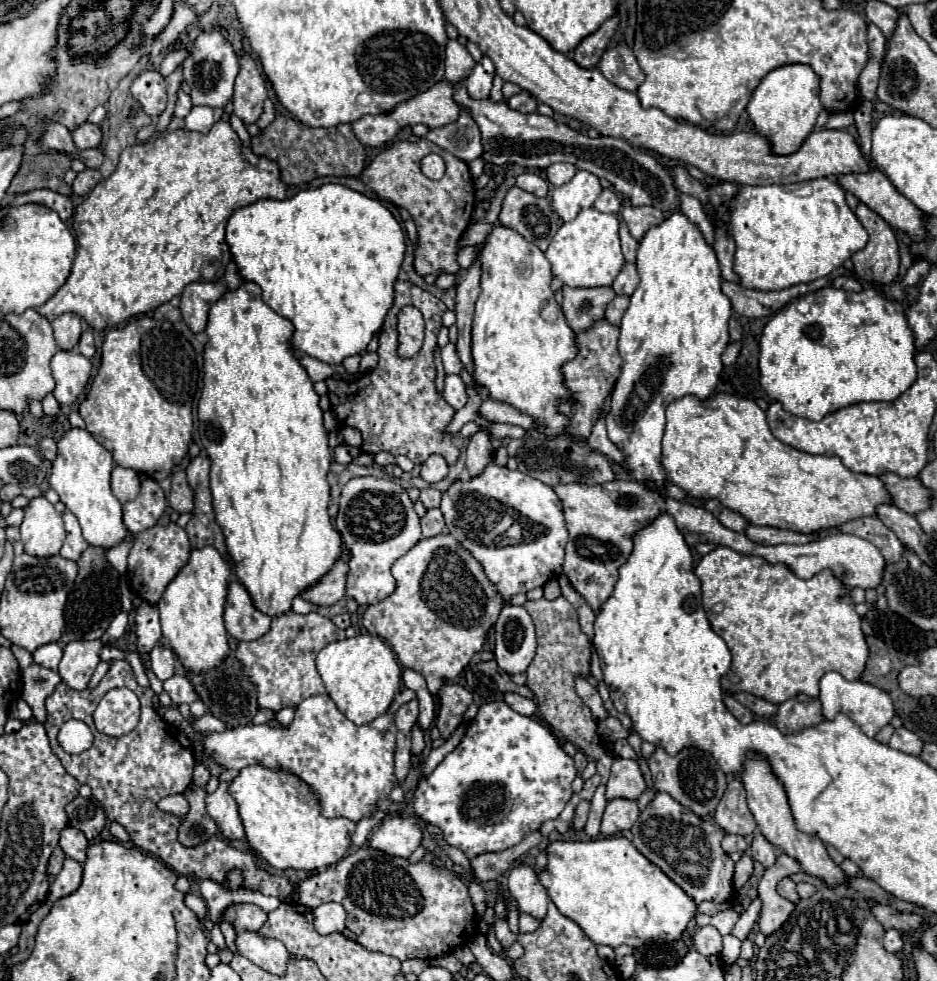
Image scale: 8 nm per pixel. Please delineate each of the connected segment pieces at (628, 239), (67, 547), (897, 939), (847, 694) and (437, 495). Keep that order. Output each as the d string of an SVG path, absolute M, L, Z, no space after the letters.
M620 223L620 241L622 241L622 251L628 263L636 261L636 239L628 233L628 227Z
M62 509L60 513L62 513L64 525L66 525L66 541L64 541L64 545L62 545L60 557L70 559L70 561L76 561L76 559L82 555L82 551L88 547L88 543L86 543L86 539L82 537L78 519L76 519L68 509Z
M888 929L884 935L884 949L890 953L898 953L902 949L902 935L894 929Z
M826 673L820 679L820 695L818 695L820 703L822 703L822 713L826 719L834 719L836 713L844 713L848 715L868 737L874 737L884 725L890 723L890 719L894 717L894 705L892 699L888 697L886 691L864 683L864 681L846 681L840 673Z
M428 487L428 489L420 491L420 501L424 503L426 509L440 507L440 499L442 499L442 493L438 489L434 489L434 487Z

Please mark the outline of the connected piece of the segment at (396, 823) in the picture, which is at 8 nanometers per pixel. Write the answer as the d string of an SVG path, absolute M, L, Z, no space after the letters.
M400 815L384 817L380 827L374 829L368 839L372 849L404 859L412 855L412 851L420 845L420 841L422 841L422 831L418 827L418 819Z

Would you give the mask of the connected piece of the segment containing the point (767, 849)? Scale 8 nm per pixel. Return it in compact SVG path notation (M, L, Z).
M760 833L754 835L750 851L752 851L752 859L760 861L764 867L772 867L776 863L776 855L774 855L776 851L774 851L774 847Z

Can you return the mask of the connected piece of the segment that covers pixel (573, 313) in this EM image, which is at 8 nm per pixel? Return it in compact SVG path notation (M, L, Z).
M564 285L562 293L564 293L562 309L564 309L566 321L576 333L586 331L596 321L600 321L604 317L606 305L616 297L611 286L574 289Z

